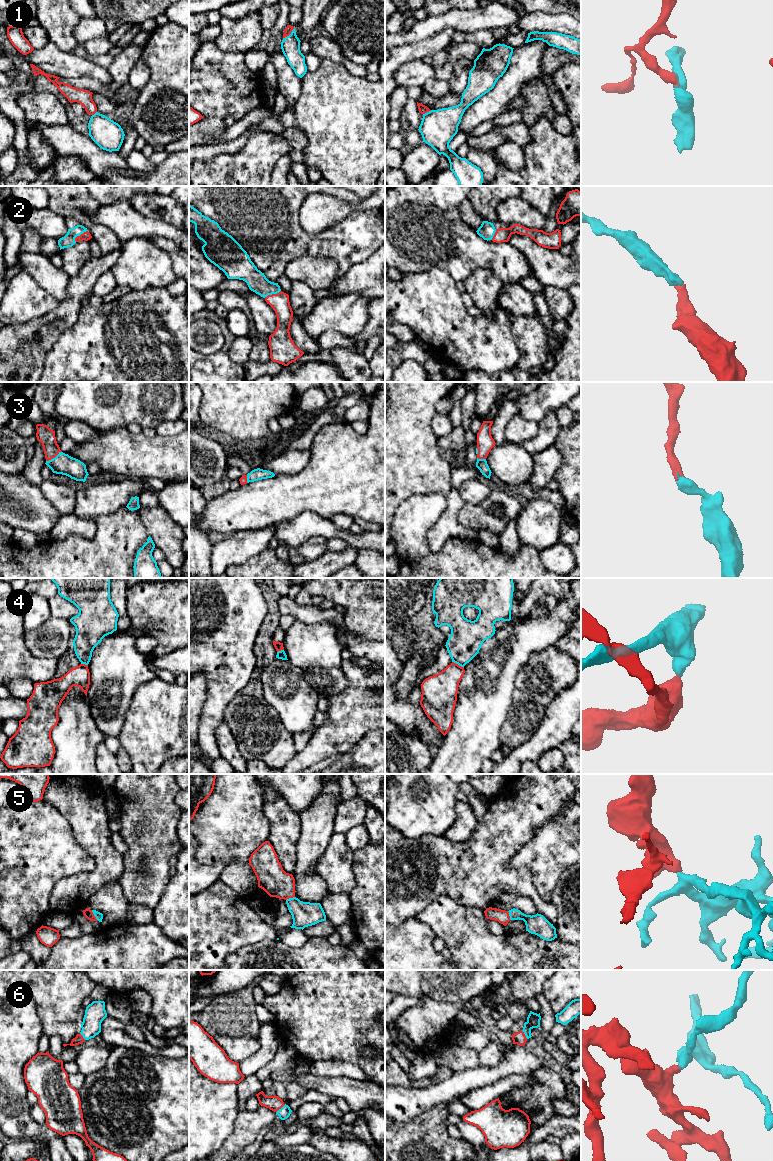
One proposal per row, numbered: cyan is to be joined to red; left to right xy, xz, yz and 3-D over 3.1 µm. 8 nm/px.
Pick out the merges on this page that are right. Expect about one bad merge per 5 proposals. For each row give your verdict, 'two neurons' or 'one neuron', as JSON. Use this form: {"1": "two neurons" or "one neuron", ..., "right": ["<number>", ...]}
{"1": "one neuron", "2": "one neuron", "3": "one neuron", "4": "two neurons", "5": "one neuron", "6": "one neuron", "right": ["1", "2", "3", "5", "6"]}

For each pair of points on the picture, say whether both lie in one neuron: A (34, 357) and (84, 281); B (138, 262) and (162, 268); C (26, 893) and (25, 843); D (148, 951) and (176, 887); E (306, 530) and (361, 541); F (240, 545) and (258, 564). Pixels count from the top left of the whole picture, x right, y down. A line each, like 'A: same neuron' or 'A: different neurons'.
A: same neuron
B: same neuron
C: same neuron
D: different neurons
E: same neuron
F: different neurons

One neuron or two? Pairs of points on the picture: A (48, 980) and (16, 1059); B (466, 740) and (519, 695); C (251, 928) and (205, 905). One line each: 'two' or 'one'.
A: two
B: two
C: one

